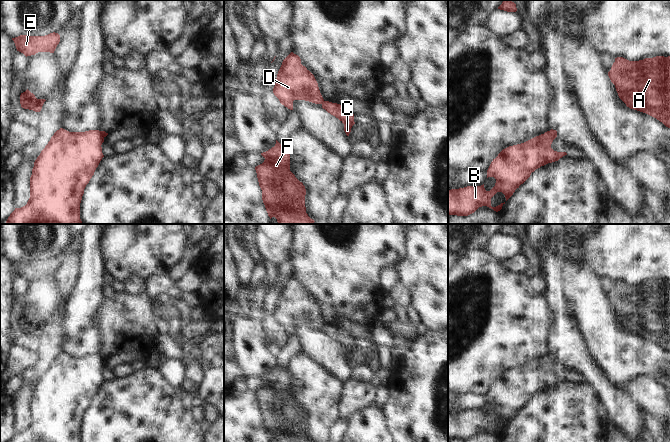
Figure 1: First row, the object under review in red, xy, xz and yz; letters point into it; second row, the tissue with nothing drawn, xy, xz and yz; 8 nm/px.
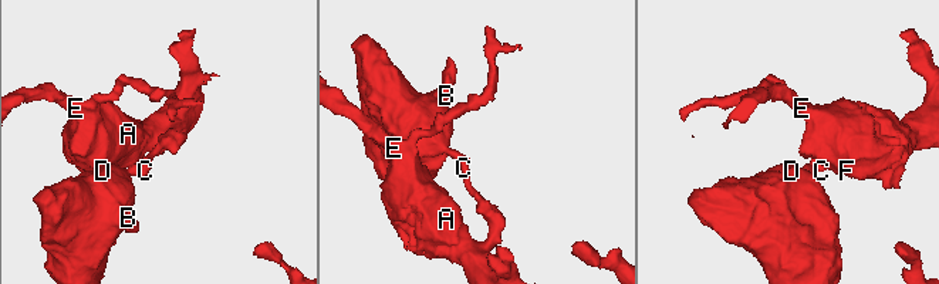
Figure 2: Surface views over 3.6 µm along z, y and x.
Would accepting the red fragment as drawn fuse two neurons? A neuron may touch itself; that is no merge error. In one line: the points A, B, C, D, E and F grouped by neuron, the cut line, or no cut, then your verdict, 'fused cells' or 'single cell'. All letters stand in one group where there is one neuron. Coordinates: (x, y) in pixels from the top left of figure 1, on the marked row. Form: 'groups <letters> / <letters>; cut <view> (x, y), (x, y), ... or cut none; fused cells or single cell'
groups A C E F / B D; cut xz (324, 101), (321, 103); fused cells

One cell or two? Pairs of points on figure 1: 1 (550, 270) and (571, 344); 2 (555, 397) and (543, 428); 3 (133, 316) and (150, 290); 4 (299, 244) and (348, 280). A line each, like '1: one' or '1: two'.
1: one
2: one
3: two
4: one

